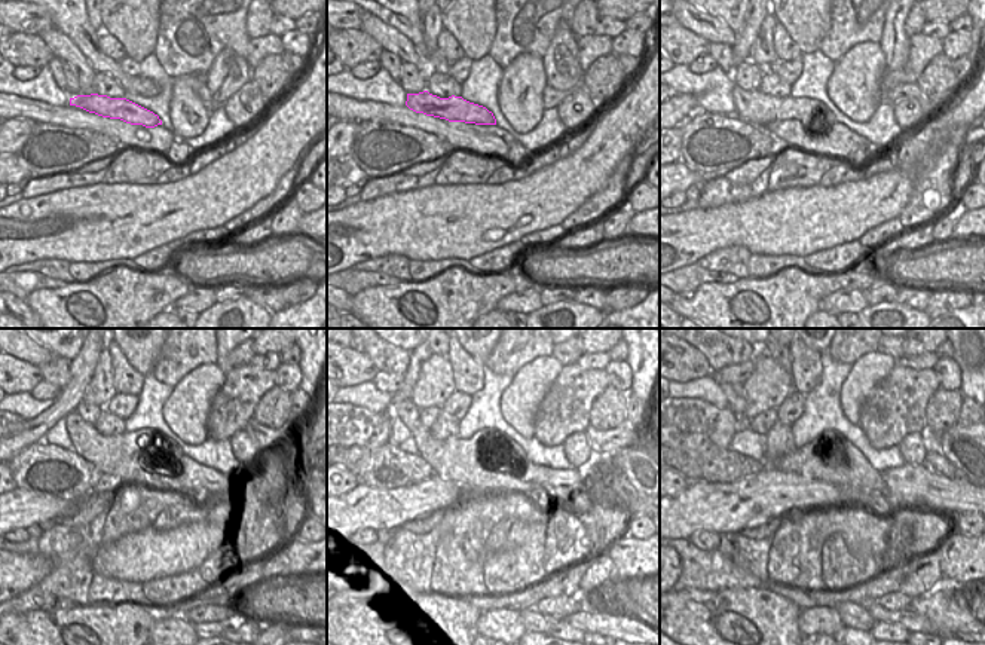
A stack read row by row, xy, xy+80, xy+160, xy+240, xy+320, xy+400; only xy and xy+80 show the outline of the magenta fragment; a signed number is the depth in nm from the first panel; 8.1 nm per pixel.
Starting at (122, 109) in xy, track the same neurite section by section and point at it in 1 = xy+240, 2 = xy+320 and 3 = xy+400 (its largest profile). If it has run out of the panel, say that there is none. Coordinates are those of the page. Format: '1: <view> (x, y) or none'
1: xy+240 (127, 458)
2: xy+320 (462, 461)
3: xy+400 (804, 461)

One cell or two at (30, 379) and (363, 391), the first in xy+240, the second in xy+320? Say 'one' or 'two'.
two

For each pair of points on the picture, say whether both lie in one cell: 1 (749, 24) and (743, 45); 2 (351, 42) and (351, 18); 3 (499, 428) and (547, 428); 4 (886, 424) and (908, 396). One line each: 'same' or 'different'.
1: same
2: different
3: different
4: same

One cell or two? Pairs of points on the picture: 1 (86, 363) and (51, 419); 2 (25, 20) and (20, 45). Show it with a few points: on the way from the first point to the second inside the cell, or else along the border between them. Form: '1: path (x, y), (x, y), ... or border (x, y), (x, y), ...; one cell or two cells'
1: path (80, 376), (63, 406); one cell
2: border (15, 31), (39, 36); two cells

